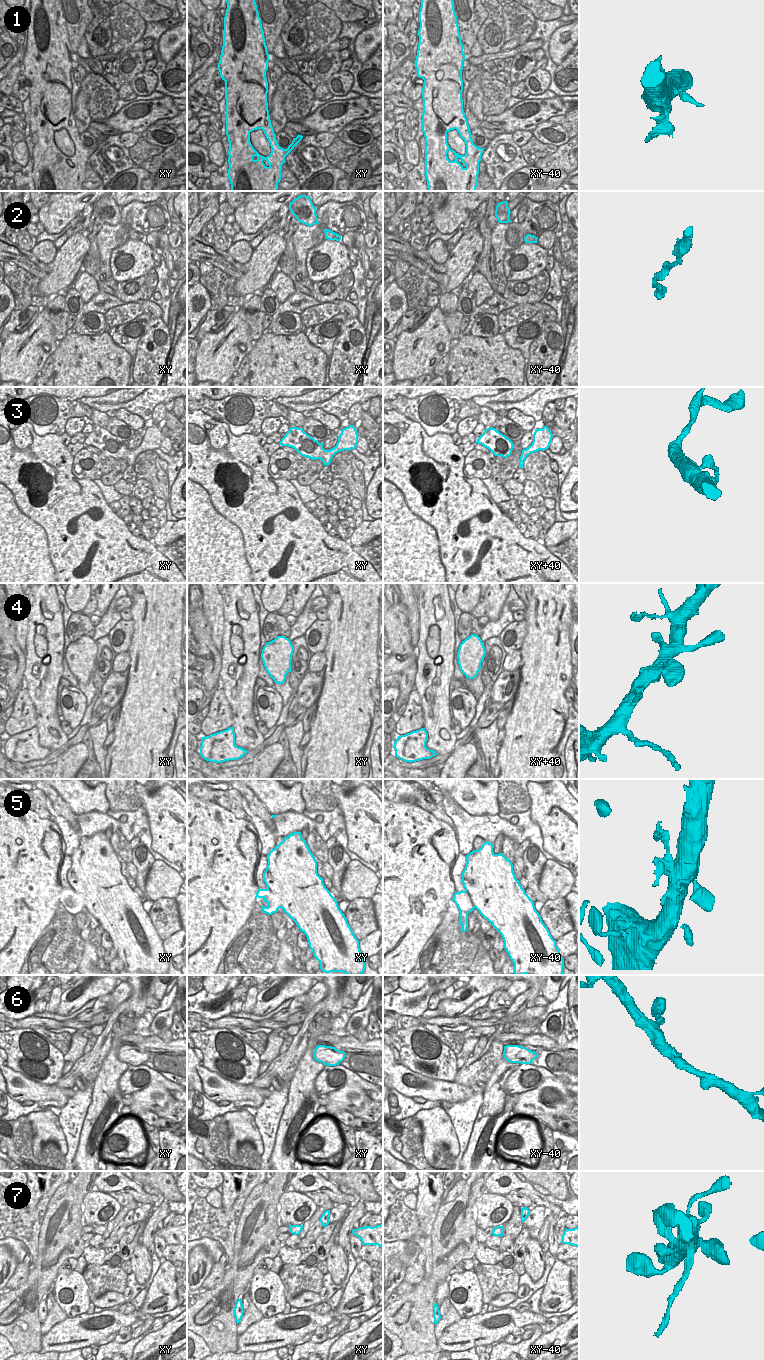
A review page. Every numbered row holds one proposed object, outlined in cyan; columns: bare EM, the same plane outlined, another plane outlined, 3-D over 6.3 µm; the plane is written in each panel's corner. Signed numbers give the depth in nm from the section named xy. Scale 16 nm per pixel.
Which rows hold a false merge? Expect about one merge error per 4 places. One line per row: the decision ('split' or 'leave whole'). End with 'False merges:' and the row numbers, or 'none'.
1: leave whole
2: leave whole
3: leave whole
4: leave whole
5: split
6: leave whole
7: leave whole
False merges: 5

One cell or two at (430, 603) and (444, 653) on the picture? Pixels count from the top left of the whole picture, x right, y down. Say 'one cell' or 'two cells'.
one cell

